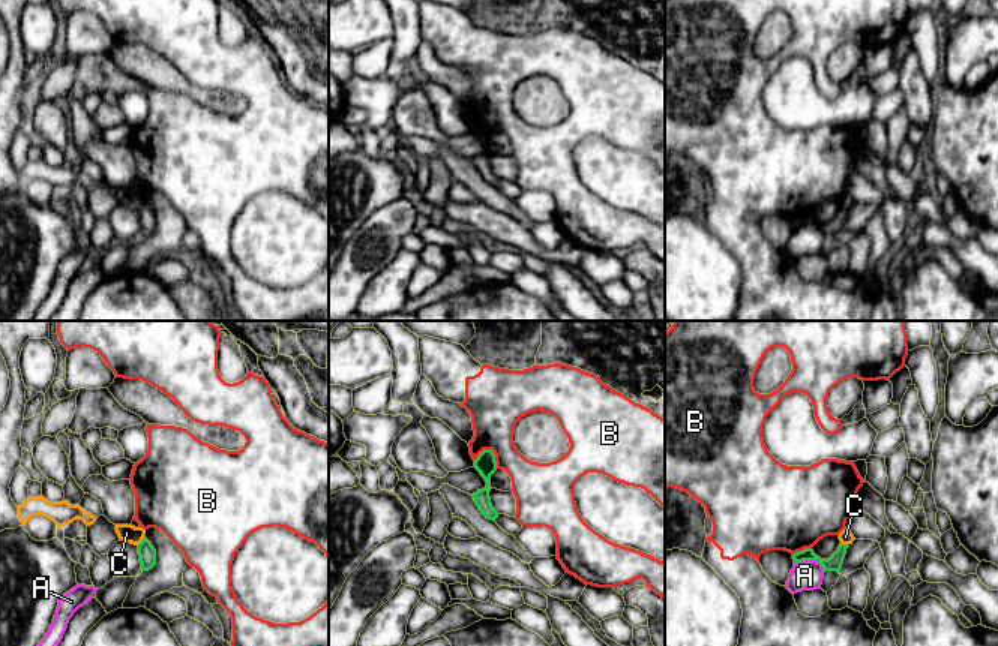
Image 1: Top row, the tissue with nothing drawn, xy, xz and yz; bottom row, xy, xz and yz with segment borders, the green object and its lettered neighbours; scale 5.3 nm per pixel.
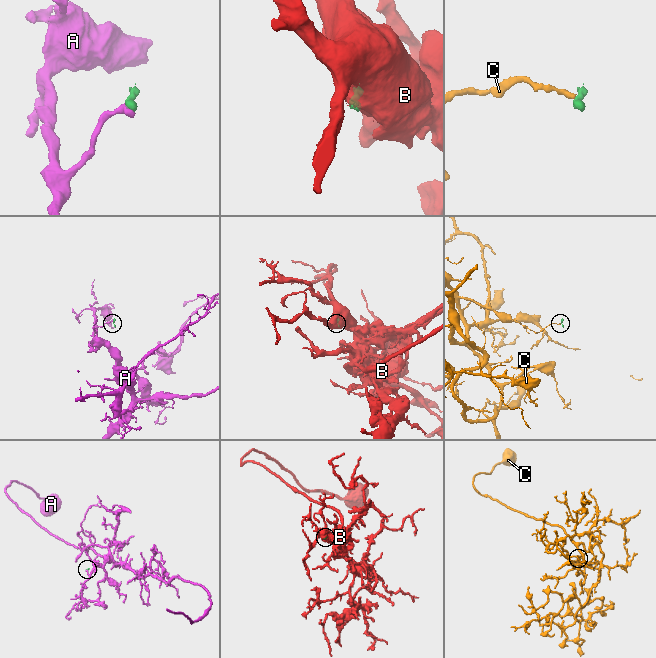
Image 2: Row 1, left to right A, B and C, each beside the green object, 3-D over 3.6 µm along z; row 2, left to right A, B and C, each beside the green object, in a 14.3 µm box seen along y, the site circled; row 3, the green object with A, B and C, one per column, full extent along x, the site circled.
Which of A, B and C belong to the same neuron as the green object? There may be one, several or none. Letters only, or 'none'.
none

